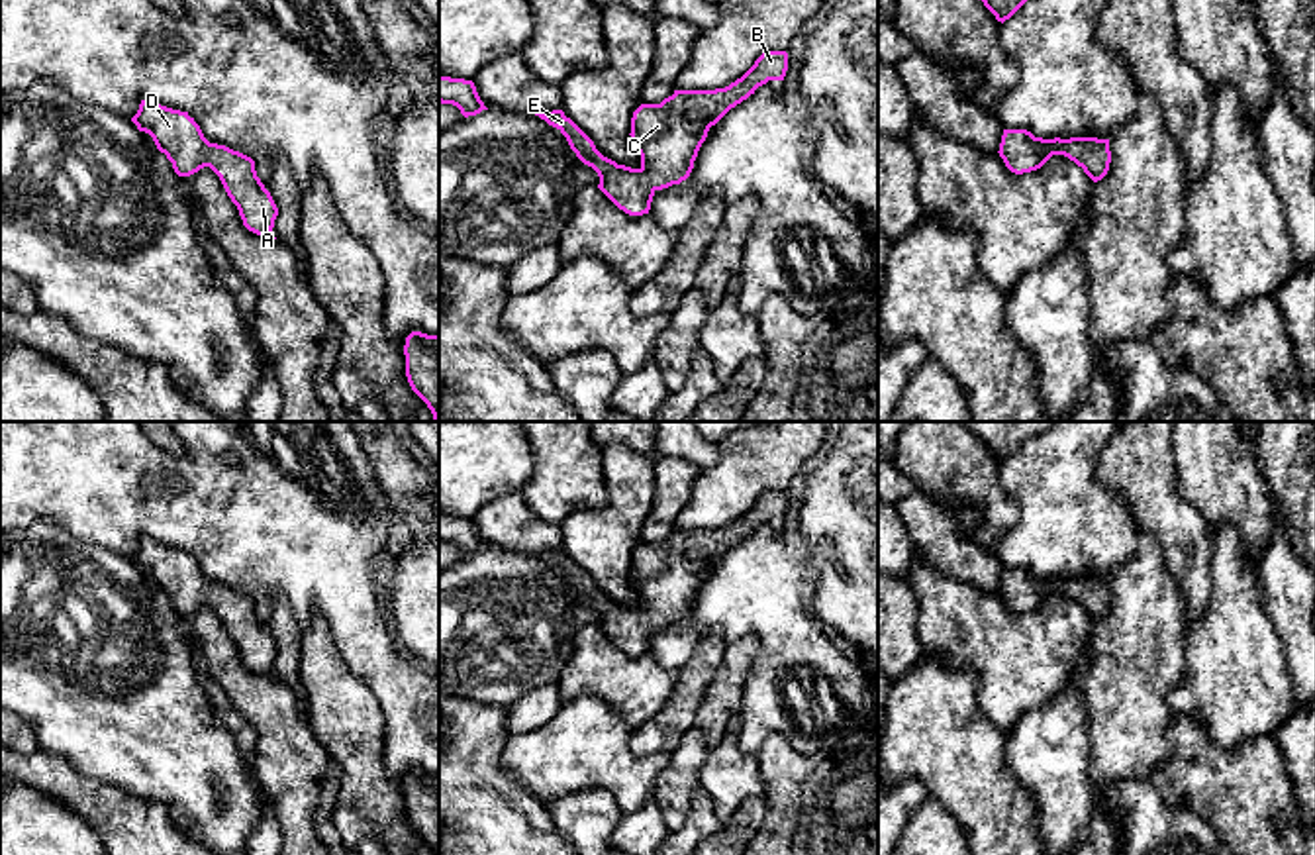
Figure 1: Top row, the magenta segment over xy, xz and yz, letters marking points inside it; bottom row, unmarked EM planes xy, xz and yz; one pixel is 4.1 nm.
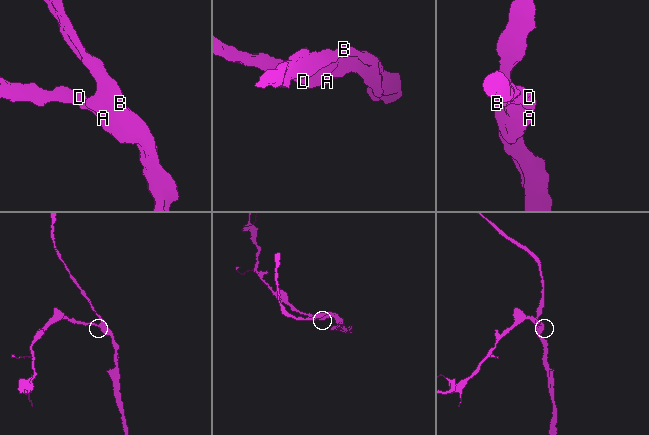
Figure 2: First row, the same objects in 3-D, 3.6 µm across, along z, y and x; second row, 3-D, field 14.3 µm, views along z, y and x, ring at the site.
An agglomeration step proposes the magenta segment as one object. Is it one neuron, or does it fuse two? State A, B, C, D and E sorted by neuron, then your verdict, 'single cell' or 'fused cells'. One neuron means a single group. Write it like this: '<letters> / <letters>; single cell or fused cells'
A B C D E; single cell

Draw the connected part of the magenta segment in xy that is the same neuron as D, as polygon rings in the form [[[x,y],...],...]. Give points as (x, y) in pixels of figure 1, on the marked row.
[[[141,100],[131,118],[139,131],[153,137],[178,176],[210,167],[237,206],[243,226],[263,237],[274,237],[278,208],[255,171],[255,161],[225,145],[210,143],[188,112]]]

